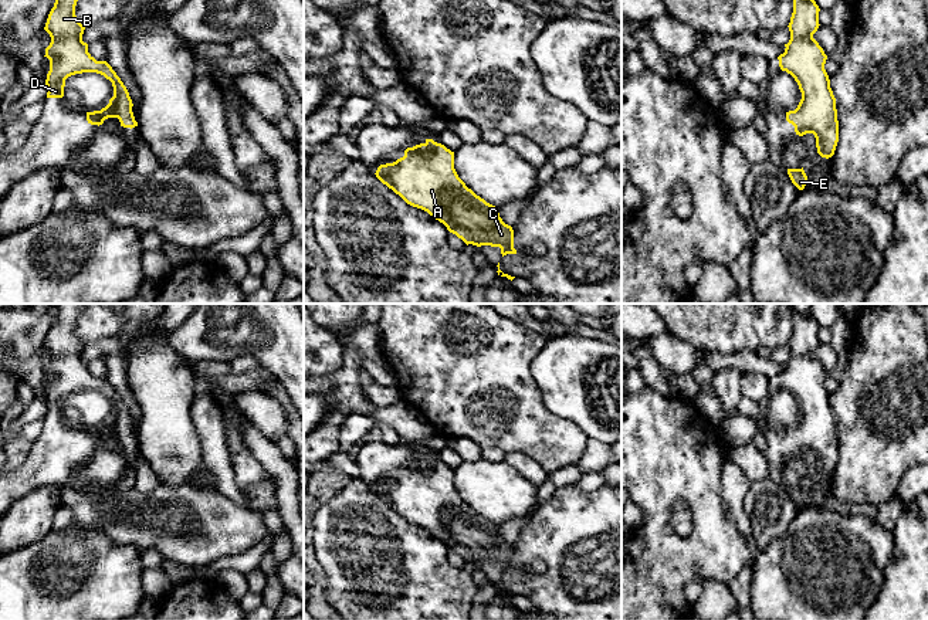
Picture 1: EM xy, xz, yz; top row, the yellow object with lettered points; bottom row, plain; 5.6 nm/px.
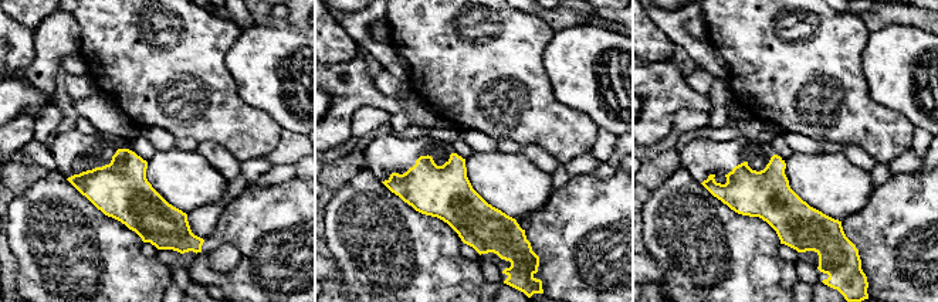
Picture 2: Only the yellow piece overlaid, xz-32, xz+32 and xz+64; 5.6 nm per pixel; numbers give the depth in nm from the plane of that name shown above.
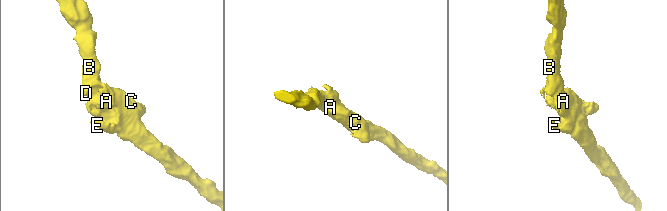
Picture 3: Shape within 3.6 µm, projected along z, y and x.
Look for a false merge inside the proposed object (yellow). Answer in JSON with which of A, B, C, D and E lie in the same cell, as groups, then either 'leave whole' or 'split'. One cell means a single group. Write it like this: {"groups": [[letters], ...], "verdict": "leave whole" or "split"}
{"groups": [["A", "B", "C", "D", "E"]], "verdict": "leave whole"}

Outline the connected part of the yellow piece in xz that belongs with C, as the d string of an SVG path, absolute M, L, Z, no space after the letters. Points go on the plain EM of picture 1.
M426 457L424 461L407 465L404 474L396 480L380 482L375 492L407 522L427 529L467 563L499 565L502 575L517 572L512 545L502 539L495 524L477 514L458 495L454 487L454 470L444 463Z

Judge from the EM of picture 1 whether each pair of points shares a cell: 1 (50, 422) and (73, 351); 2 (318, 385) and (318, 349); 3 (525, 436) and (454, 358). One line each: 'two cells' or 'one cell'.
1: one cell
2: two cells
3: one cell

